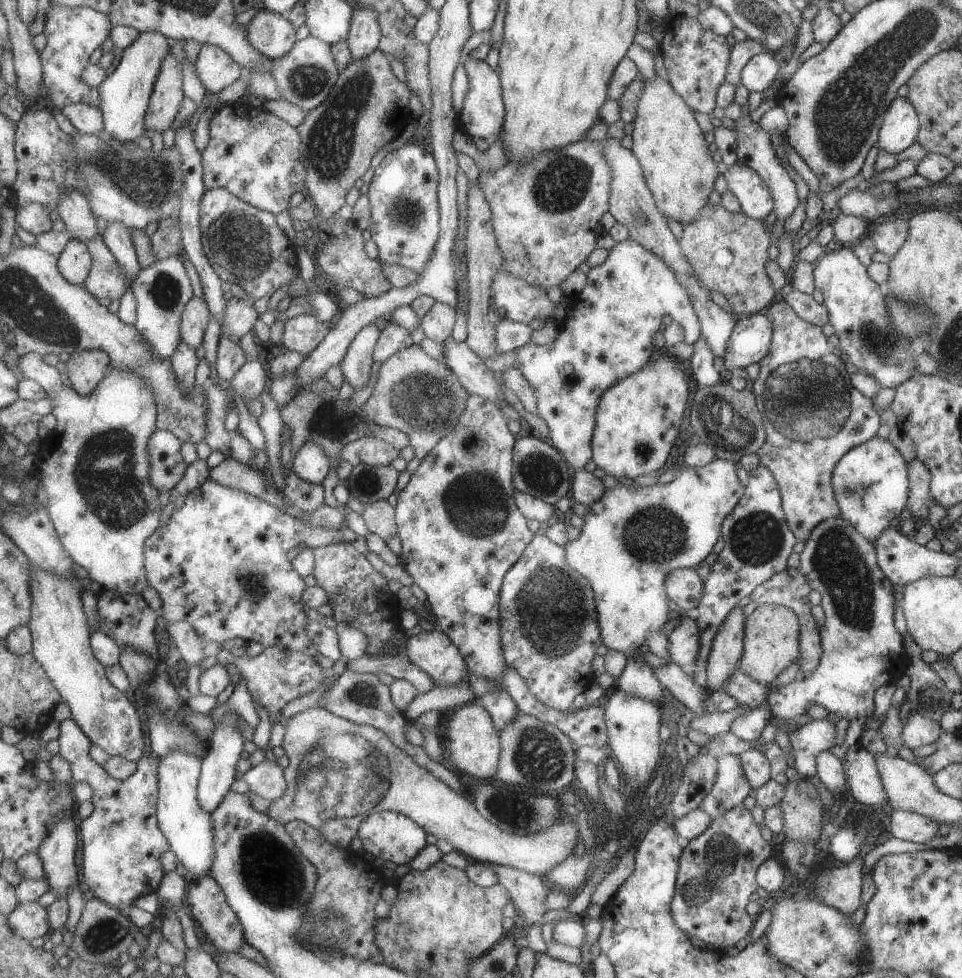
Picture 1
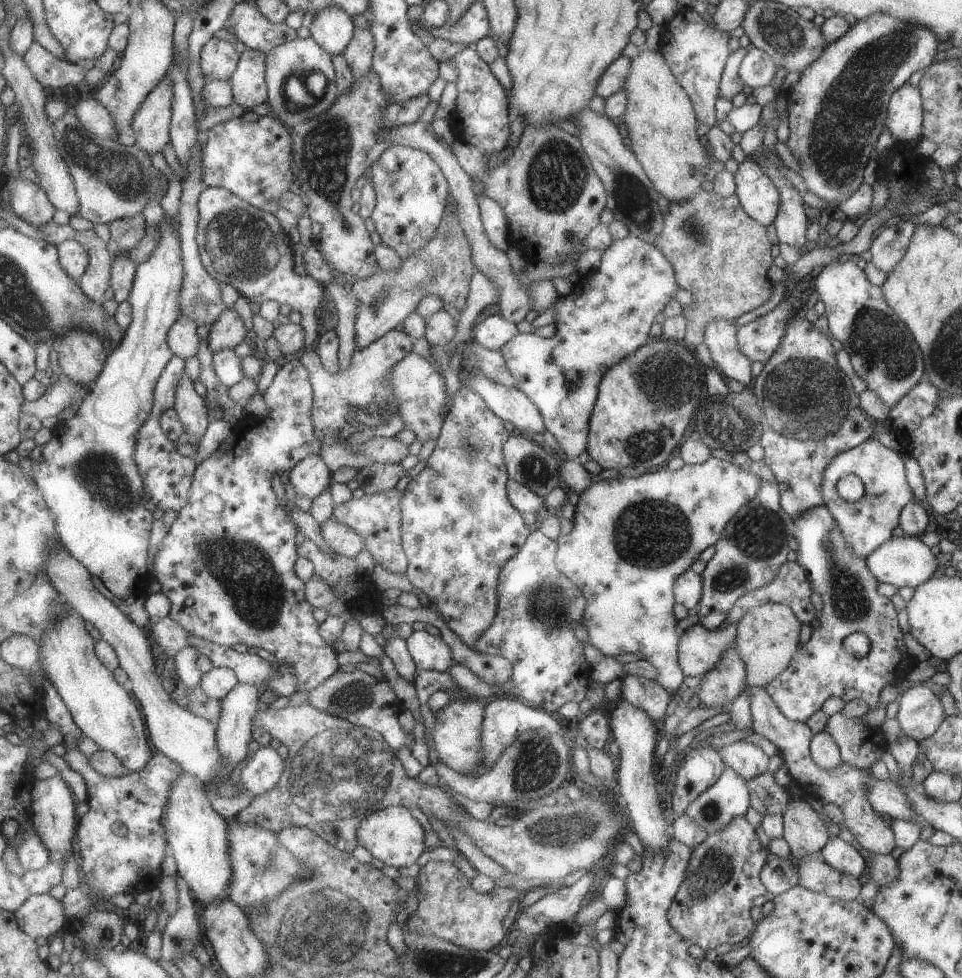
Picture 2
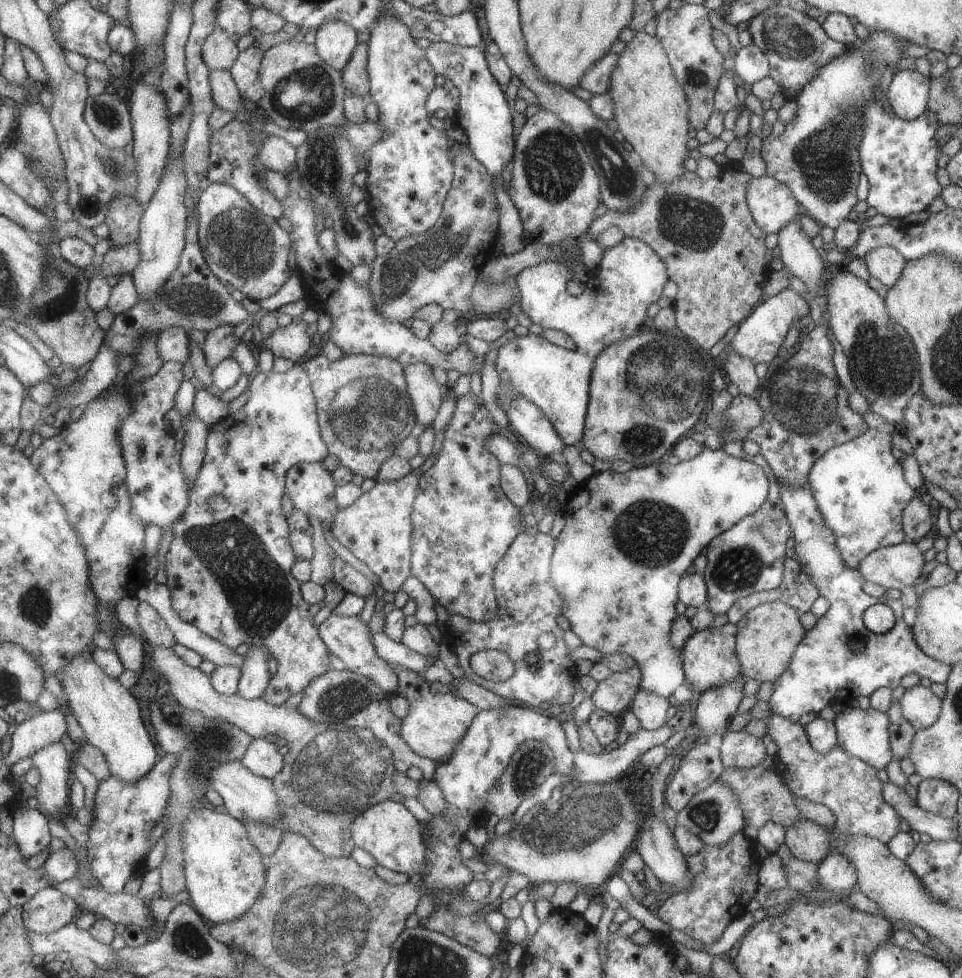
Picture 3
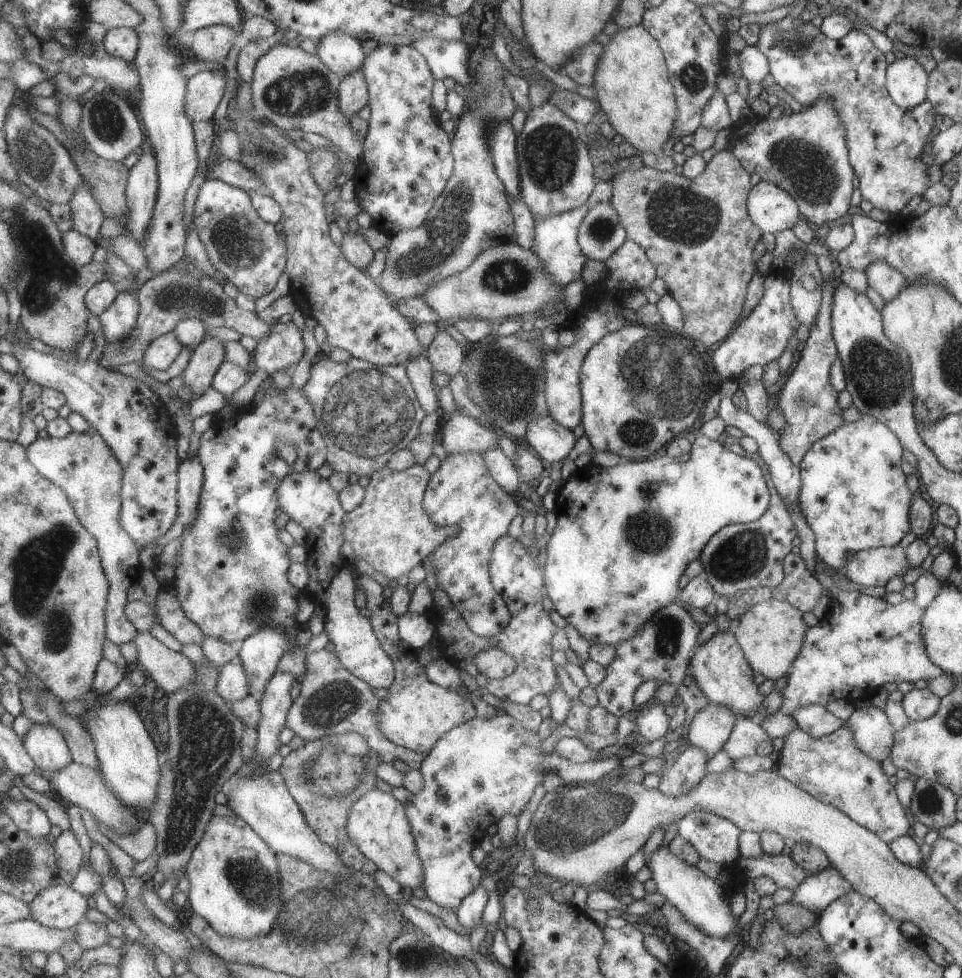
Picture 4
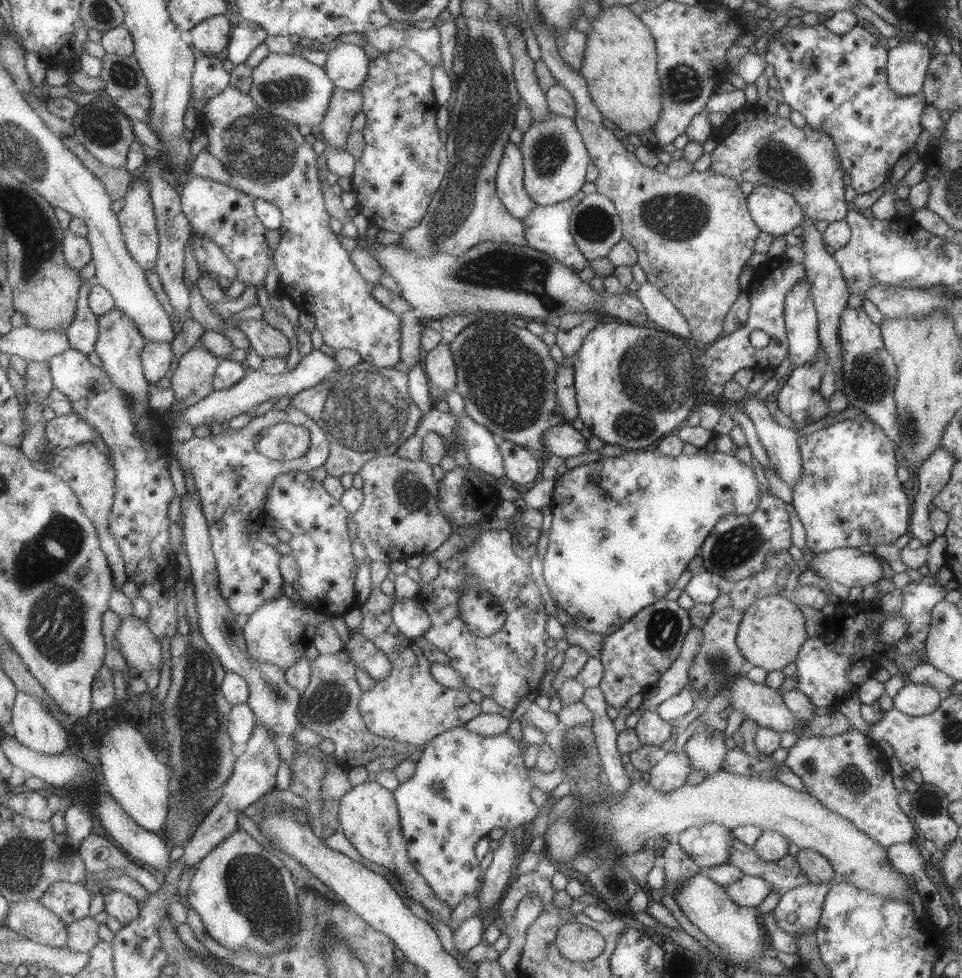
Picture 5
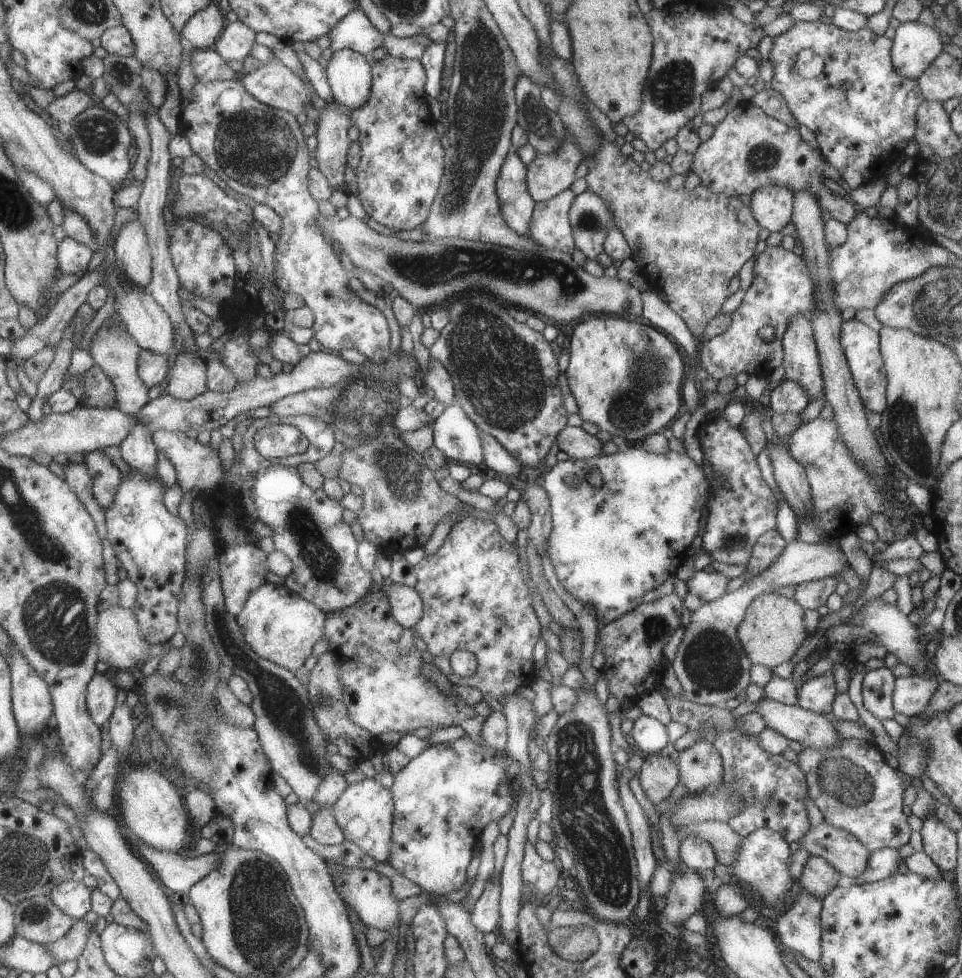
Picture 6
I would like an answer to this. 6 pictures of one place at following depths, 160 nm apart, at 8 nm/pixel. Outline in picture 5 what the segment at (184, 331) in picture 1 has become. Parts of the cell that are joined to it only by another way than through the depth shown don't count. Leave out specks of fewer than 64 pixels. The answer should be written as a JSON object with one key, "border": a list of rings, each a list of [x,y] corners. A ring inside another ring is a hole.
{"border":[[[148,341],[142,354],[144,373],[150,383],[156,383],[165,378],[169,370],[174,371],[176,366],[176,354],[172,343],[163,341]]]}

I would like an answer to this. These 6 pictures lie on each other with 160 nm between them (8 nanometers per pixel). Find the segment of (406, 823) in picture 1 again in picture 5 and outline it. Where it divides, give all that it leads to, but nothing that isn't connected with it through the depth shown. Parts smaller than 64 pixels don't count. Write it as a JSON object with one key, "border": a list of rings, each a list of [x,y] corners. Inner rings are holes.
{"border":[[[366,780],[360,785],[351,787],[339,801],[341,801],[340,832],[351,846],[369,862],[387,868],[388,872],[396,877],[407,897],[422,904],[424,909],[431,913],[433,920],[441,920],[448,925],[452,910],[433,894],[425,879],[409,860],[393,793],[375,781]]]}

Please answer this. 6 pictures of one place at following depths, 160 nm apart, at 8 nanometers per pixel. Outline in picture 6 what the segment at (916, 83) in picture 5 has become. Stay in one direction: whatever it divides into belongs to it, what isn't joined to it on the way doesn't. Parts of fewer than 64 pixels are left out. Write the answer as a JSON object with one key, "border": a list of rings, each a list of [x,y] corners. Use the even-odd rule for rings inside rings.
{"border":[[[913,21],[899,23],[895,29],[890,57],[902,79],[915,79],[930,65],[943,48],[936,28]]]}

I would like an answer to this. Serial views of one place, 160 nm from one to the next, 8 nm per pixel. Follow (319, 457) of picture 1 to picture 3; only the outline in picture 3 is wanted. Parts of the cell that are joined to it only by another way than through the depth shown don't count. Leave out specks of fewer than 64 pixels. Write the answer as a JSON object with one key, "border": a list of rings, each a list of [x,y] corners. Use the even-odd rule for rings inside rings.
{"border":[[[324,462],[299,463],[286,474],[286,494],[293,506],[329,525],[338,509],[335,483]]]}

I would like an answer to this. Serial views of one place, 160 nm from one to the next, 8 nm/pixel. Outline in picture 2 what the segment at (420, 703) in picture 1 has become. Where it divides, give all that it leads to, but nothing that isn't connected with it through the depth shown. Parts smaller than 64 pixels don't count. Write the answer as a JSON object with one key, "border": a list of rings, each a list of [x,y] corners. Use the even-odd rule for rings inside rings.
{"border":[[[538,529],[529,533],[529,536],[525,539],[525,542],[521,545],[521,548],[517,551],[517,554],[514,554],[505,564],[501,567],[497,586],[496,586],[496,615],[494,621],[487,627],[487,630],[476,640],[474,643],[473,650],[477,650],[480,653],[485,653],[487,655],[493,655],[494,657],[503,657],[506,658],[511,666],[512,673],[509,677],[509,680],[500,685],[487,685],[486,682],[479,680],[477,676],[475,676],[467,667],[464,667],[462,664],[456,663],[452,667],[448,668],[448,673],[454,680],[454,684],[456,685],[456,690],[454,693],[451,691],[445,692],[445,696],[449,698],[449,700],[461,699],[462,697],[469,698],[477,698],[482,701],[495,700],[495,698],[499,697],[512,697],[518,698],[519,700],[525,700],[528,702],[529,706],[535,707],[537,709],[542,709],[543,711],[547,711],[550,714],[556,715],[556,710],[559,710],[560,706],[563,706],[565,702],[569,702],[570,700],[573,702],[581,702],[583,698],[585,698],[585,691],[588,688],[588,680],[590,673],[590,665],[585,660],[585,653],[583,652],[583,646],[580,641],[575,638],[575,634],[573,633],[573,629],[577,624],[581,625],[583,620],[584,608],[586,605],[586,600],[584,594],[581,592],[580,588],[577,588],[567,578],[564,574],[561,574],[560,570],[557,570],[555,564],[555,555],[557,550],[557,543],[555,541],[549,540],[546,536],[541,534],[541,531]]]}

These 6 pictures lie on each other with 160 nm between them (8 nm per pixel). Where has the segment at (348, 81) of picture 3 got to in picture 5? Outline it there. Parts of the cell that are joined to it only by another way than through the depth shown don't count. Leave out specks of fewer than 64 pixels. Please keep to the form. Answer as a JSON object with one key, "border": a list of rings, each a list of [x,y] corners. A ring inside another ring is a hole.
{"border":[[[336,88],[332,93],[321,132],[331,146],[343,149],[352,130],[351,121],[362,110],[363,96],[359,90]]]}

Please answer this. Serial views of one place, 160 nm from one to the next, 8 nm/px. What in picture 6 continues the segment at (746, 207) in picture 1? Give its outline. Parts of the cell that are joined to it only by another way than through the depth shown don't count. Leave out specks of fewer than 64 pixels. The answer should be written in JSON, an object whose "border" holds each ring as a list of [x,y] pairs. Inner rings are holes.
{"border":[[[769,184],[750,194],[748,207],[760,228],[776,233],[791,220],[793,203],[793,191]]]}

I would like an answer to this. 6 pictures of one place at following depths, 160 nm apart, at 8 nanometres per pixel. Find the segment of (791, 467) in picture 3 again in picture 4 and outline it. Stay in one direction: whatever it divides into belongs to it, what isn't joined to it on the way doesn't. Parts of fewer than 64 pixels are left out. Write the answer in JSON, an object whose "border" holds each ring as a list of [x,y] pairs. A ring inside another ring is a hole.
{"border":[[[832,256],[817,257],[817,264],[823,277],[820,307],[815,322],[810,326],[808,337],[798,349],[797,356],[787,372],[787,380],[777,392],[777,407],[784,418],[783,428],[776,432],[776,439],[781,450],[789,460],[799,466],[803,455],[811,445],[821,437],[837,430],[845,424],[843,410],[837,405],[837,391],[832,388],[829,371],[832,362],[838,358],[838,352],[831,334],[832,296],[834,293],[835,260]]]}

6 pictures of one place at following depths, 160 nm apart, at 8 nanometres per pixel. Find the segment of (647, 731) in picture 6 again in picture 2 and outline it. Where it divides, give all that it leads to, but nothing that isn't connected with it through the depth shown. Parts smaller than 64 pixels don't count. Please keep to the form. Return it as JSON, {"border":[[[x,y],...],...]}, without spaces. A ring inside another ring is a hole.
{"border":[[[626,674],[620,683],[622,698],[645,712],[651,720],[666,716],[665,708],[672,698],[656,680]]]}

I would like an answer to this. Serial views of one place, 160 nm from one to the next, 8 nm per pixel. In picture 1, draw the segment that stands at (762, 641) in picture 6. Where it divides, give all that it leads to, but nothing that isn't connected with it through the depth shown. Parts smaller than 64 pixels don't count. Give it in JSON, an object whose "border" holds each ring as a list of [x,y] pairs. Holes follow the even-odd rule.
{"border":[[[758,605],[744,620],[744,637],[738,668],[755,682],[767,685],[799,654],[798,618],[783,605]]]}

